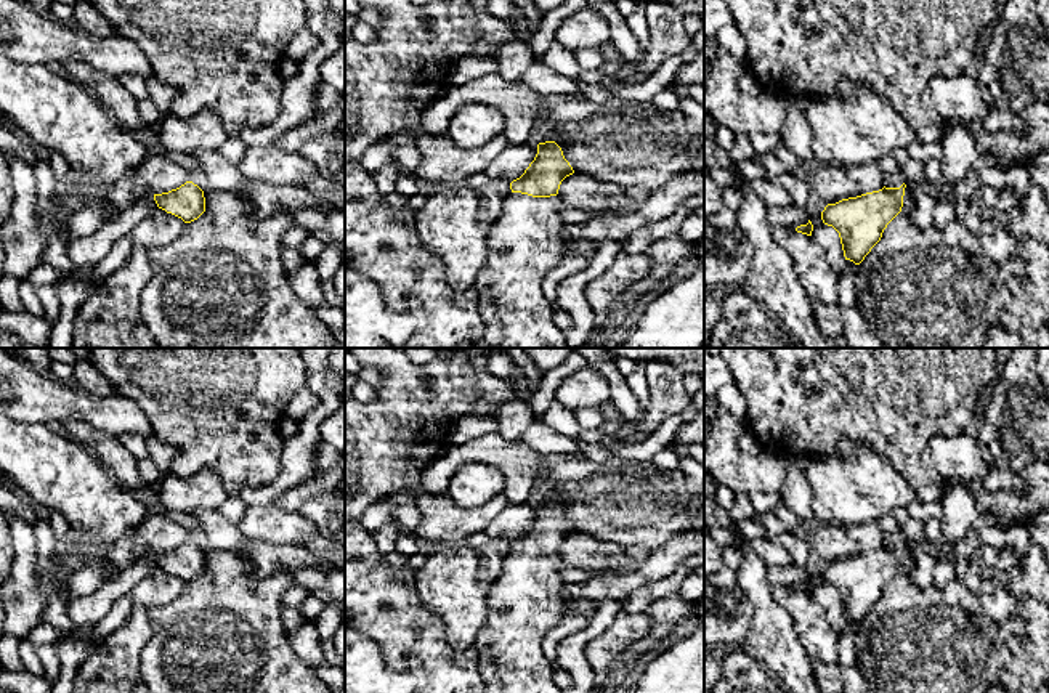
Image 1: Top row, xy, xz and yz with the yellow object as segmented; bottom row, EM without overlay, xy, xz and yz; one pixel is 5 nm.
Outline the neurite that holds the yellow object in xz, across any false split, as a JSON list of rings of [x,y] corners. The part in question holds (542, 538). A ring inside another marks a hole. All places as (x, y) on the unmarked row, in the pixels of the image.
[[[545,500],[537,504],[537,513],[524,533],[510,542],[512,552],[488,594],[486,626],[475,642],[484,693],[565,693],[553,680],[553,663],[544,656],[542,640],[563,618],[558,549],[573,533],[561,507]]]

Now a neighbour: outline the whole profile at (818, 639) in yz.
[[[780,584],[775,586],[773,597],[791,614],[799,642],[807,656],[812,661],[837,664],[839,635],[829,626],[824,611],[812,597]]]

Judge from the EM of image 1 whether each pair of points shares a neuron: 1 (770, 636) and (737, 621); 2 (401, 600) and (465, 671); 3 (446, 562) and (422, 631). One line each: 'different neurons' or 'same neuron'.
1: different neurons
2: same neuron
3: different neurons

